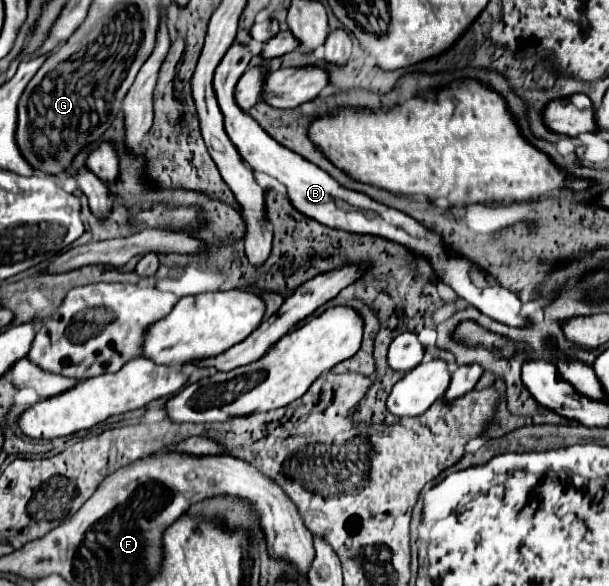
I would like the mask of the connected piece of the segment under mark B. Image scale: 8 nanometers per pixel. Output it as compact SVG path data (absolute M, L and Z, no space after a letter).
M234 42L234 46L230 46L226 50L224 58L220 60L220 64L216 68L214 90L216 90L216 98L218 98L218 104L220 104L222 114L224 114L226 132L228 132L230 140L234 142L234 146L238 148L238 152L242 154L244 162L254 172L270 174L280 184L284 184L286 190L288 190L292 206L300 214L304 214L304 216L308 216L308 218L312 218L312 220L316 220L316 222L320 222L328 228L356 232L356 234L372 234L372 236L382 236L382 238L388 238L392 242L398 242L398 244L406 246L410 252L414 252L416 256L424 256L430 262L436 278L440 282L448 284L450 288L454 288L454 292L462 300L466 300L470 306L478 308L482 314L486 314L492 320L498 320L506 326L516 326L516 328L528 328L530 326L530 318L522 314L522 302L518 300L518 296L514 292L502 288L486 270L482 270L482 276L480 276L480 268L474 266L470 260L452 256L450 250L446 250L444 240L438 232L428 230L426 226L422 226L412 216L408 216L400 210L388 208L386 204L380 204L380 202L372 200L370 196L366 196L362 192L354 192L354 190L340 186L322 168L314 166L312 162L306 162L306 158L302 158L300 154L278 144L274 138L270 138L258 126L258 122L254 122L248 114L244 114L234 104L234 88L236 88L238 78L246 72L250 58L252 58L250 48L246 44Z

